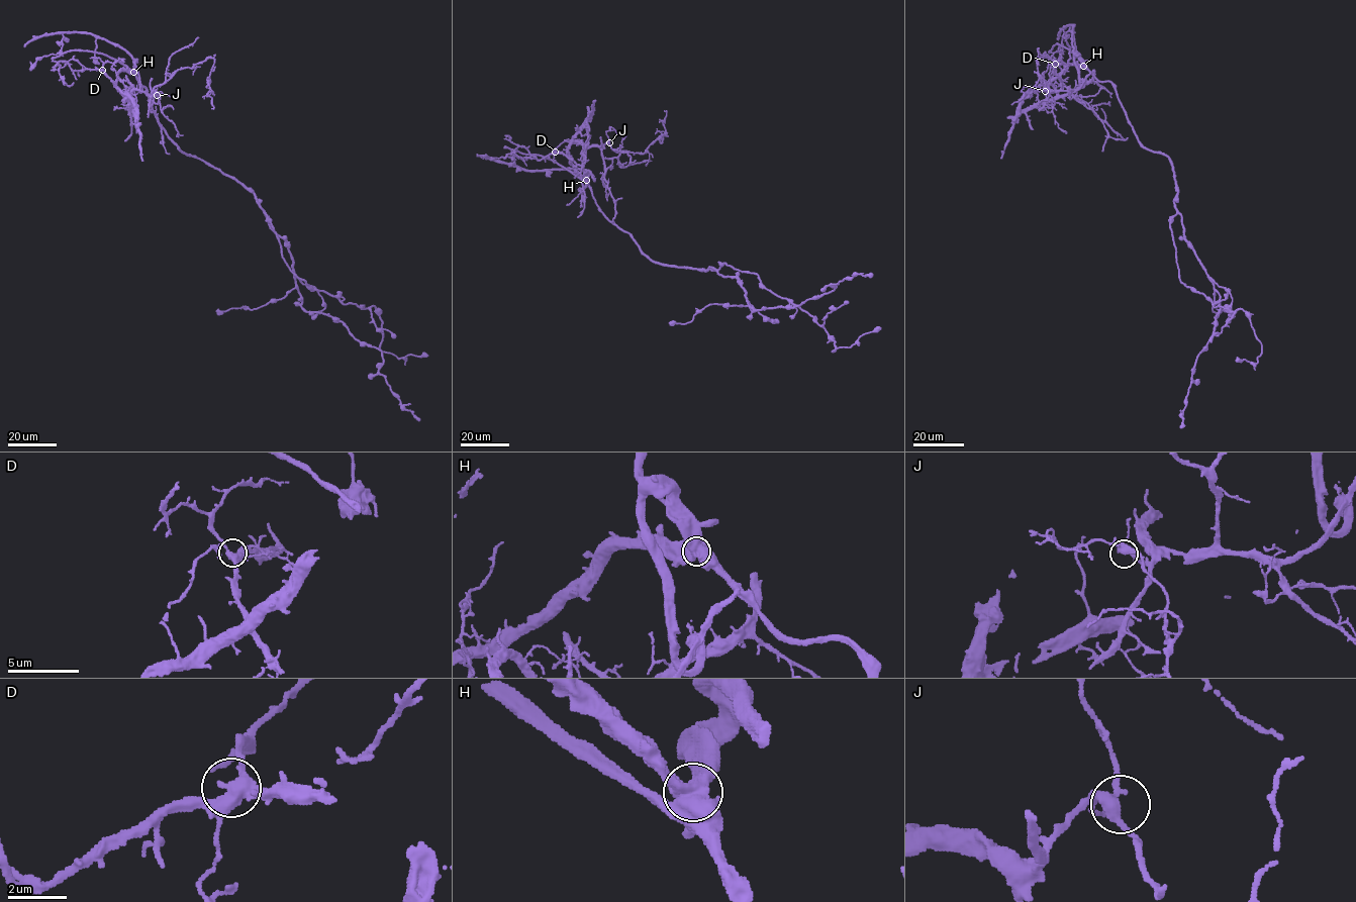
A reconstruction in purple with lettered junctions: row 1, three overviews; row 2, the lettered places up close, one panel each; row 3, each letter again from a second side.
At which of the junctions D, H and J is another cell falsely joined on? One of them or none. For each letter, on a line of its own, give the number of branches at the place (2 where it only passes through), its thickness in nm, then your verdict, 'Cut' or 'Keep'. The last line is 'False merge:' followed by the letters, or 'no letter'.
D: Branches: 4. Thickness 400 nm. Keep
H: Branches: 4. Thickness 700 nm. Cut
J: Branches: 4. Thickness 340 nm. Keep
False merge: H

